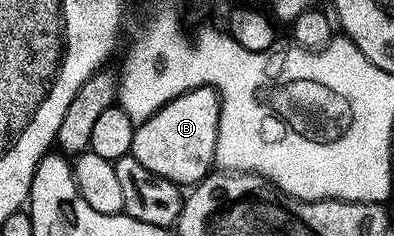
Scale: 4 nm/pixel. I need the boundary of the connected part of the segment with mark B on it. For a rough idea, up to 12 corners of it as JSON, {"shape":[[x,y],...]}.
{"shape":[[202,87],[135,128],[131,154],[184,189],[212,174],[223,101]]}

